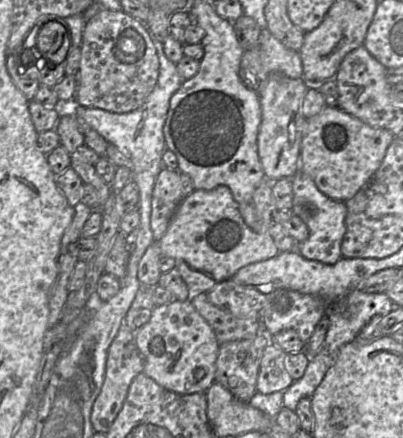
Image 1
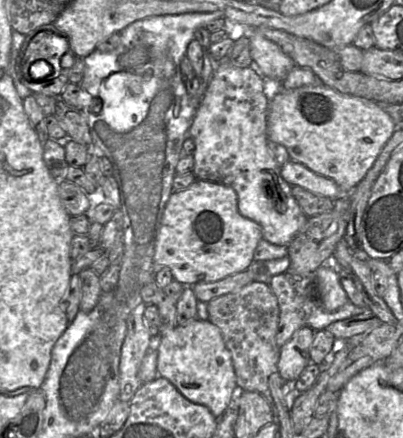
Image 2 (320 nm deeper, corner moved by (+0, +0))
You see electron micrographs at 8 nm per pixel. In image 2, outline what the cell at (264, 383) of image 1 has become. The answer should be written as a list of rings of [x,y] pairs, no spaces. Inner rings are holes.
[[[303,326],[280,347],[277,372],[285,382],[295,382],[309,364],[309,349],[314,335],[315,331],[311,327]]]

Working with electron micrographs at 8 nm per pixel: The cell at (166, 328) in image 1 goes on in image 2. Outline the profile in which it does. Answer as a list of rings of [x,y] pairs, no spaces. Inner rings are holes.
[[[194,319],[156,339],[158,375],[167,379],[186,399],[207,407],[219,419],[239,391],[231,354],[219,328],[209,320]]]

